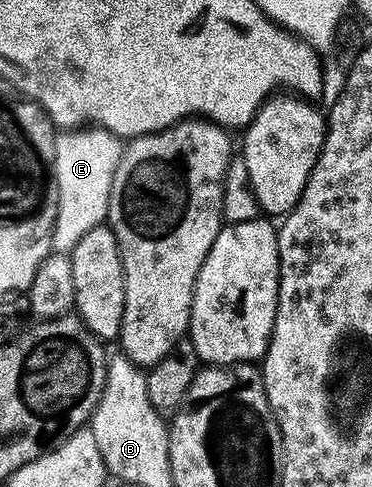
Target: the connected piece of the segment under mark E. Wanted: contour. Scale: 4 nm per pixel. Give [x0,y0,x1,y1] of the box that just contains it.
[51,125,123,253]

